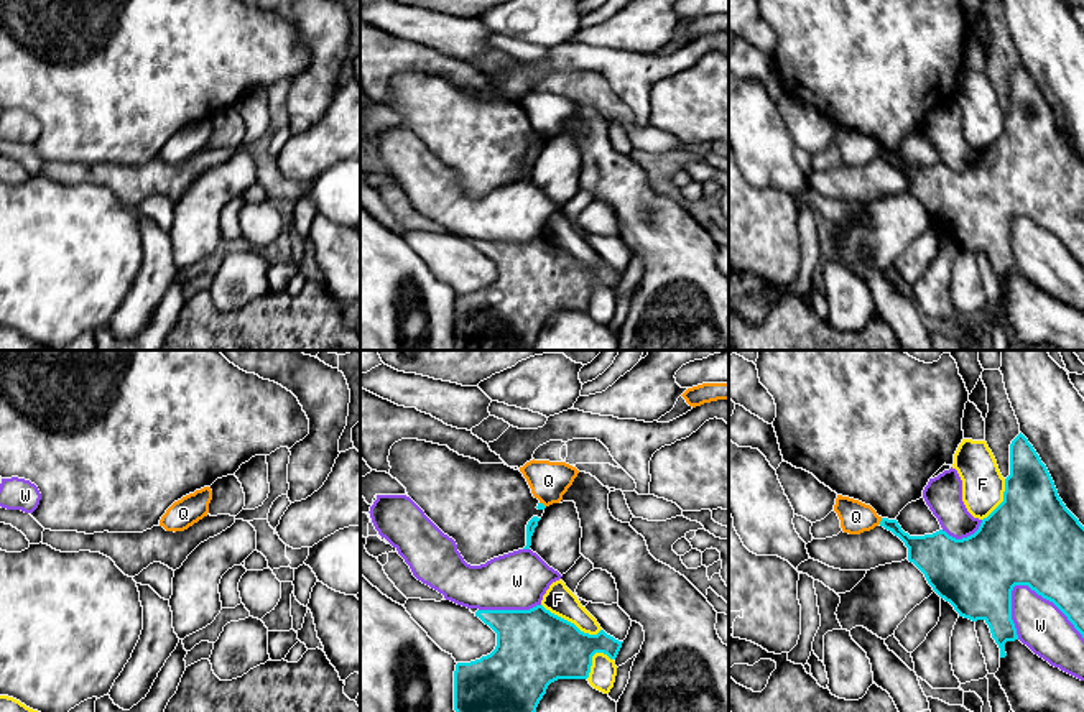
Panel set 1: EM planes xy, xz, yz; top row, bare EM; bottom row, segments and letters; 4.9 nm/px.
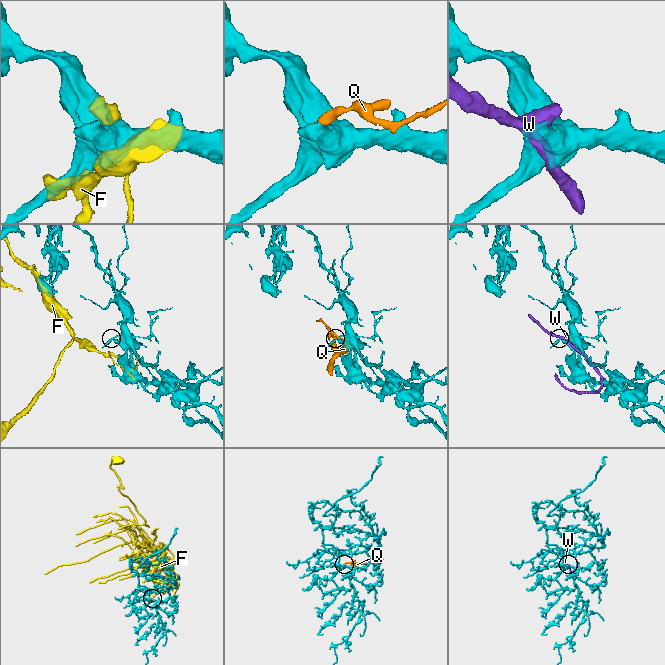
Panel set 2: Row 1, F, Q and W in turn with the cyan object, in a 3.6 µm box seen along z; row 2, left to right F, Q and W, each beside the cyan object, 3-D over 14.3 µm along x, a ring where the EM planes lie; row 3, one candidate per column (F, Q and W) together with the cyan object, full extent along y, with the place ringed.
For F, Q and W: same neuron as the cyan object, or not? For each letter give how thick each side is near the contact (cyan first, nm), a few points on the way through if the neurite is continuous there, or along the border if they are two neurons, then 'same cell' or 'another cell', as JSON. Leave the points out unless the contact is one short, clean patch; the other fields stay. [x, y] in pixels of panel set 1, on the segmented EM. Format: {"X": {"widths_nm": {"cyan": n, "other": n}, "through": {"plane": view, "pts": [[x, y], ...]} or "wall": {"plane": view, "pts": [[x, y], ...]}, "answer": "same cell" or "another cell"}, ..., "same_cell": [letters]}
{"F": {"widths_nm": {"cyan": 380, "other": 140}, "answer": "another cell"}, "Q": {"widths_nm": {"cyan": 140, "other": 160}, "wall": {"plane": "yz", "pts": [[882, 518], [879, 523]]}, "answer": "another cell"}, "W": {"widths_nm": {"cyan": 380, "other": 240}, "answer": "another cell"}, "same_cell": []}

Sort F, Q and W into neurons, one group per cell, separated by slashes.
F / Q W

